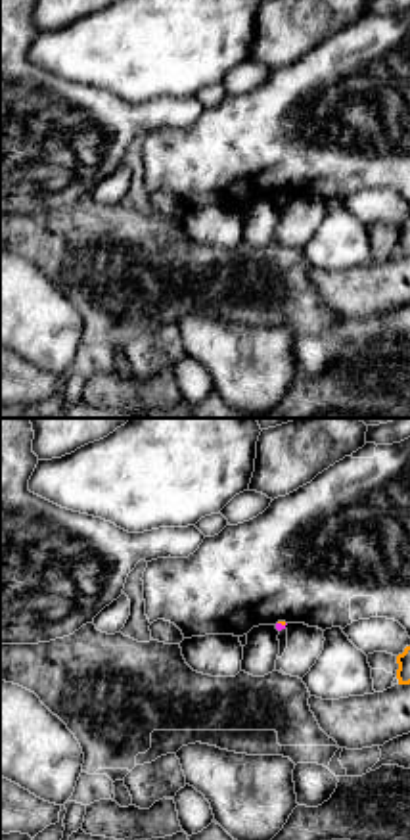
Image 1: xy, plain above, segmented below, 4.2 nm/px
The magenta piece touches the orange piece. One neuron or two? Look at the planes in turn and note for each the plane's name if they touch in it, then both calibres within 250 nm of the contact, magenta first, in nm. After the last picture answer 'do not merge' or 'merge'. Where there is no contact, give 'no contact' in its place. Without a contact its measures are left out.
xy | 30/20 nm

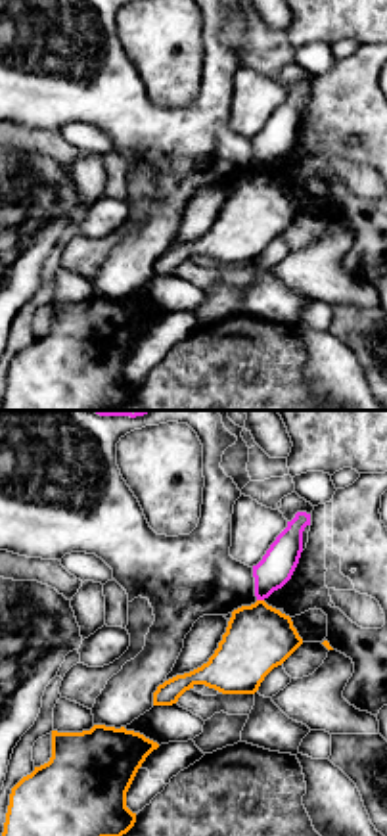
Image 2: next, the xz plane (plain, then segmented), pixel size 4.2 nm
xz | 150/280 nm

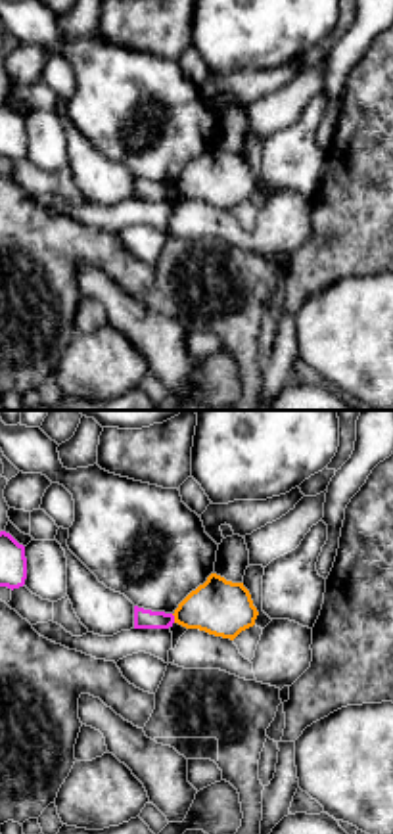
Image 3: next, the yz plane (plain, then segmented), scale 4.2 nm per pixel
yz | 80/240 nm

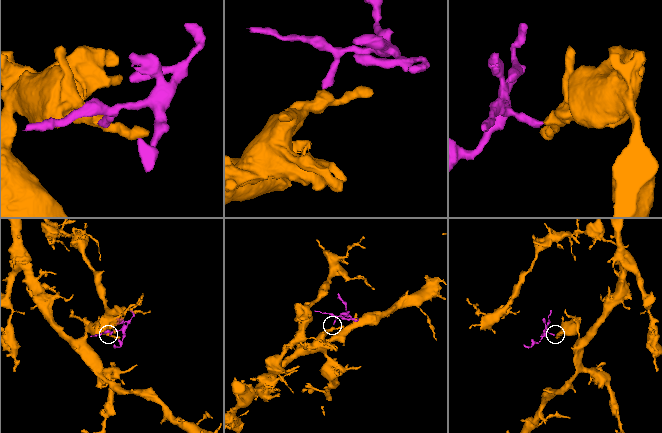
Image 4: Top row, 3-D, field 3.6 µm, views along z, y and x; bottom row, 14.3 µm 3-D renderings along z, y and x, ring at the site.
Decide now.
do not merge

